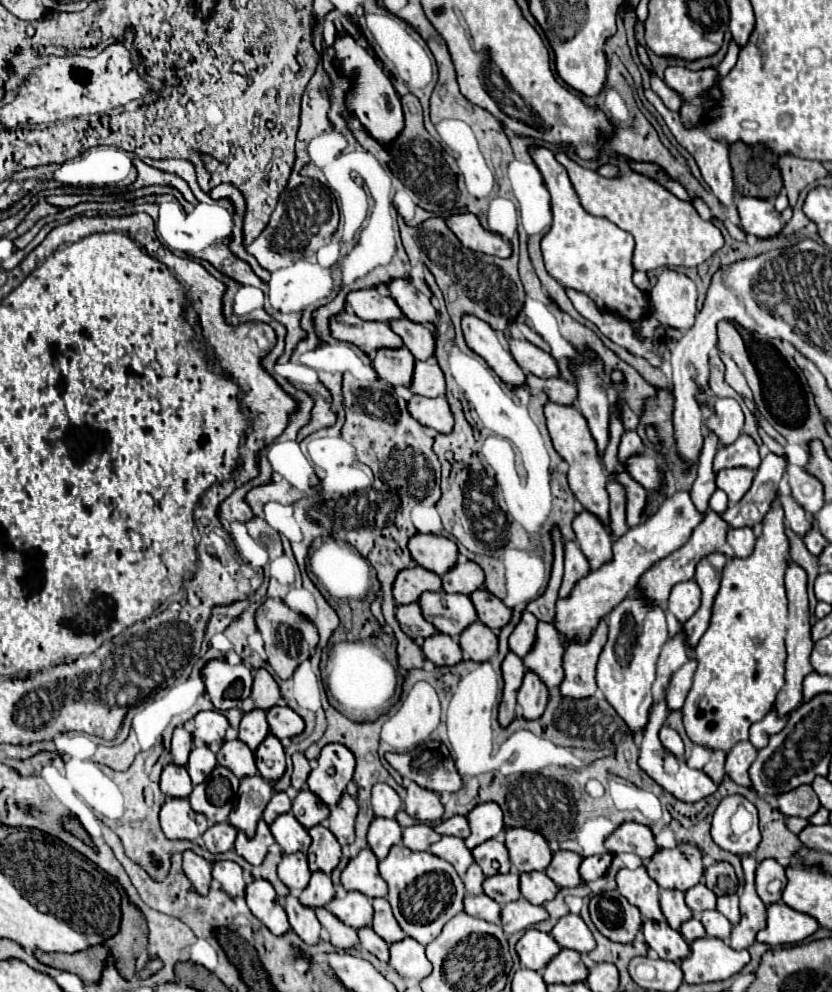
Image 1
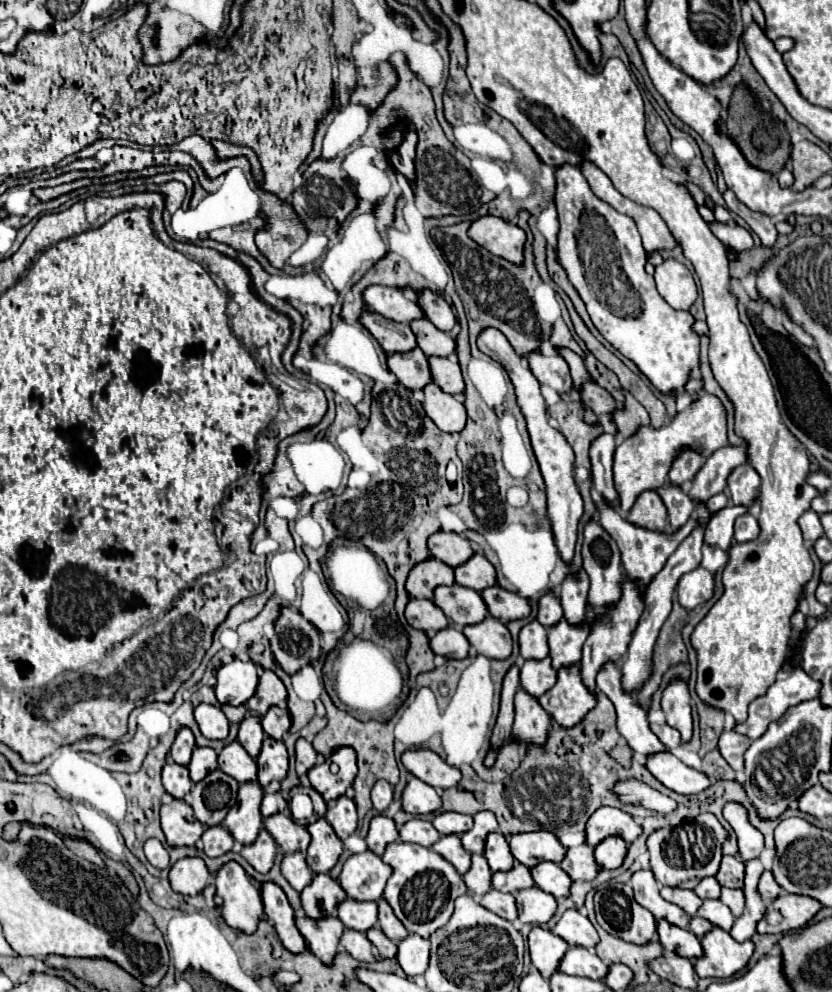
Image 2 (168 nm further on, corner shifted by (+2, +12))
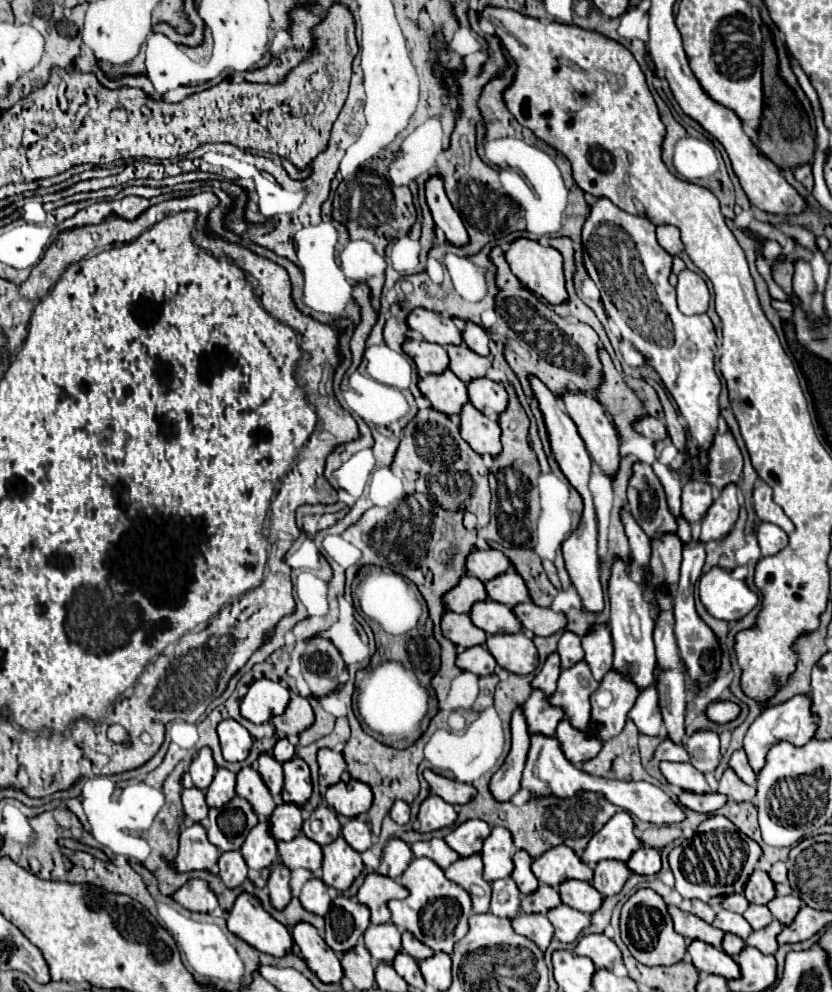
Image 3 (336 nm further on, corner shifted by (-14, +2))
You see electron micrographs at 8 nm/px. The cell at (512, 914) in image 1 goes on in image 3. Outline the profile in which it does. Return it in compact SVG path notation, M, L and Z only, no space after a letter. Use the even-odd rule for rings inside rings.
M556 906L546 912L548 920L554 926L554 938L560 942L572 942L576 936L591 923L591 916L578 910L572 910L570 906Z

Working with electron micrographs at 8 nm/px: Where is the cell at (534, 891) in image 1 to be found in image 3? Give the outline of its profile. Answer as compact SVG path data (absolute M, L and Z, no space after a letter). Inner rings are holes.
M564 880L558 886L560 898L564 904L584 912L584 914L592 914L600 908L602 904L602 894L590 886L590 882L582 882L582 880Z

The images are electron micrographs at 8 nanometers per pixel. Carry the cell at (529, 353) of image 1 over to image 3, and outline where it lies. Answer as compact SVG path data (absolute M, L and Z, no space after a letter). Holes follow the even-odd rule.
M570 390L562 394L562 402L578 426L588 454L602 466L606 476L612 476L618 470L620 462L618 434L606 418L602 404L594 396L586 396L586 392Z

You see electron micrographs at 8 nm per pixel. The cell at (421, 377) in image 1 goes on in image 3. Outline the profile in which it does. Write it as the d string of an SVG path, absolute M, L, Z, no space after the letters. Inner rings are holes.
M474 378L466 384L466 388L472 406L492 420L496 420L498 414L508 404L508 394L502 388L502 384L492 382L488 378Z

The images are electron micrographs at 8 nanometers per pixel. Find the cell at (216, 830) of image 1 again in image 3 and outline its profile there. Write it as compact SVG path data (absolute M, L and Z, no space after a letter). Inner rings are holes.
M238 850L222 852L218 866L220 866L220 878L224 880L224 884L228 888L240 886L242 880L246 878L246 874L248 874L248 866L246 866L246 862L244 862L244 858Z

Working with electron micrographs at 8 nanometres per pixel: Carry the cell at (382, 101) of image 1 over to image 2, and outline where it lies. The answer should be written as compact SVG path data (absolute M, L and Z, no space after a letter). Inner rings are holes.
M408 130L404 134L404 142L400 144L400 148L396 152L388 152L390 154L390 162L396 168L396 172L400 172L410 184L412 184L412 176L416 176L416 132Z

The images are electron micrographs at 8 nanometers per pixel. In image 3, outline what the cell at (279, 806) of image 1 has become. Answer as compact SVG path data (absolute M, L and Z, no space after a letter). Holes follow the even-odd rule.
M280 804L270 816L272 822L272 836L276 840L288 840L300 834L302 830L302 816L300 808L296 804Z

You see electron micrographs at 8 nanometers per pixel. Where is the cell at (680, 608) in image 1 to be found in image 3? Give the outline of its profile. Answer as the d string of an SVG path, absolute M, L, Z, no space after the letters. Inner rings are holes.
M712 568L704 574L698 592L708 614L726 622L742 618L758 604L758 596L744 584L744 580L732 578L730 572L722 568Z

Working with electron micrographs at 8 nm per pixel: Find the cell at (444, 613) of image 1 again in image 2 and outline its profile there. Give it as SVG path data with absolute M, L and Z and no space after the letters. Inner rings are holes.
M460 584L454 586L438 586L434 592L434 604L444 610L444 614L462 626L478 624L488 616L488 606L484 598Z

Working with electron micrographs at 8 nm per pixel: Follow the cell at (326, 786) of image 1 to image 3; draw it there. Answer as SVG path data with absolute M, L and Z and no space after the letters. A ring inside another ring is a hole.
M350 778L348 782L336 782L324 794L326 802L340 814L340 816L360 816L372 804L372 790L368 784Z

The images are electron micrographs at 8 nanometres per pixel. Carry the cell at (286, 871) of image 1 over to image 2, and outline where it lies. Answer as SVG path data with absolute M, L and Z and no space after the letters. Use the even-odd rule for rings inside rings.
M302 852L286 854L282 860L282 876L290 882L296 892L302 892L312 882L312 870L306 864Z

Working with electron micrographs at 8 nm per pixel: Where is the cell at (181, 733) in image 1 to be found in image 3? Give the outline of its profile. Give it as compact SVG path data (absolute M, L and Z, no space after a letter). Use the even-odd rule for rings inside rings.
M204 746L202 750L198 750L196 758L190 762L188 772L190 772L196 788L206 790L210 786L210 782L214 778L214 772L216 772L216 762L214 762L212 750L208 746Z

